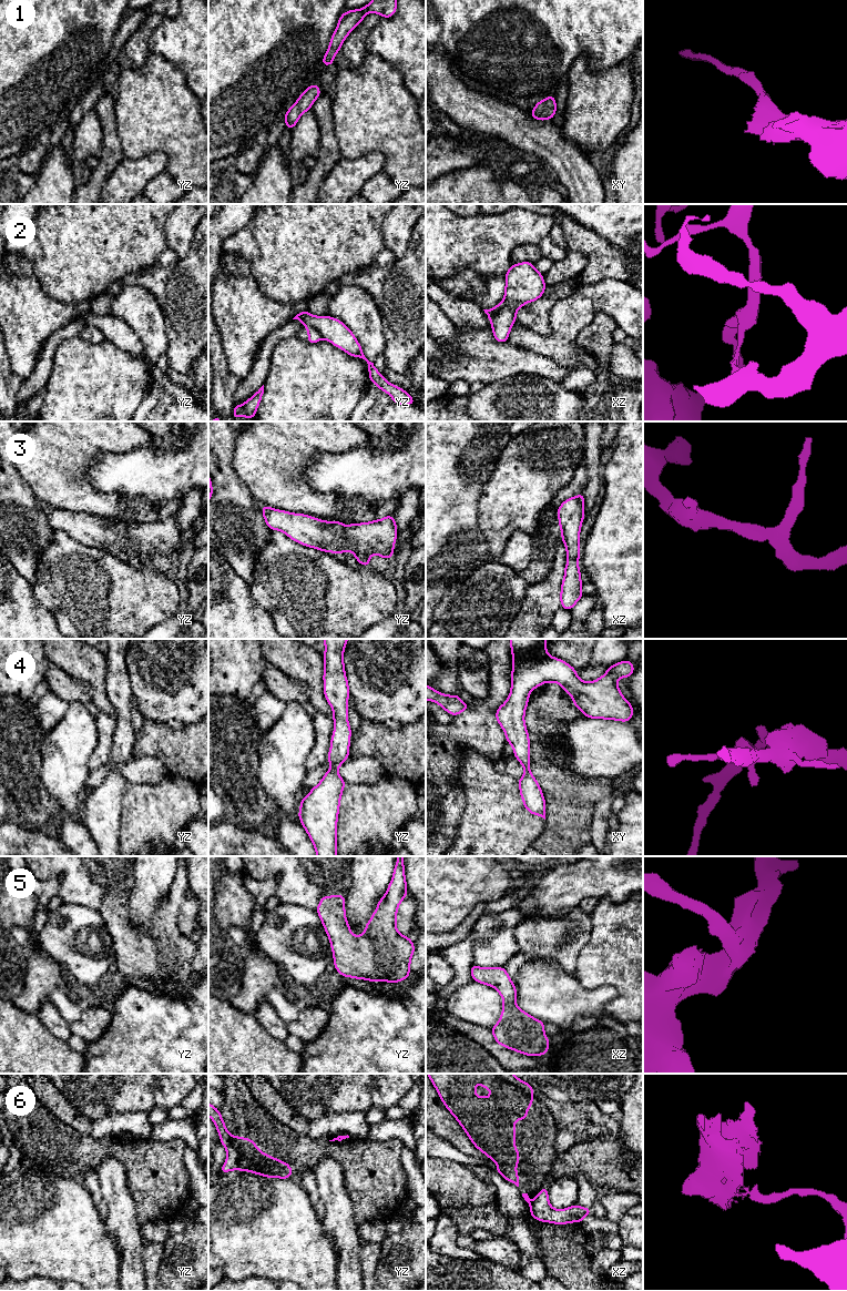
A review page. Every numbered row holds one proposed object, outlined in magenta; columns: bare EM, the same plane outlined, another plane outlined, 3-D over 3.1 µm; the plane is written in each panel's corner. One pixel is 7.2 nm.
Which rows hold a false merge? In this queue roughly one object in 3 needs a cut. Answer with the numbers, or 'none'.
2, 6

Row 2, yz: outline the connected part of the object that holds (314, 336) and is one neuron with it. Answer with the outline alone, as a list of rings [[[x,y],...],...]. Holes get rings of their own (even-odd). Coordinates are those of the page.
[[[306,326],[306,329],[308,332],[307,343],[316,344],[317,342],[319,342],[323,338],[320,333],[316,328],[314,328],[312,326]]]

